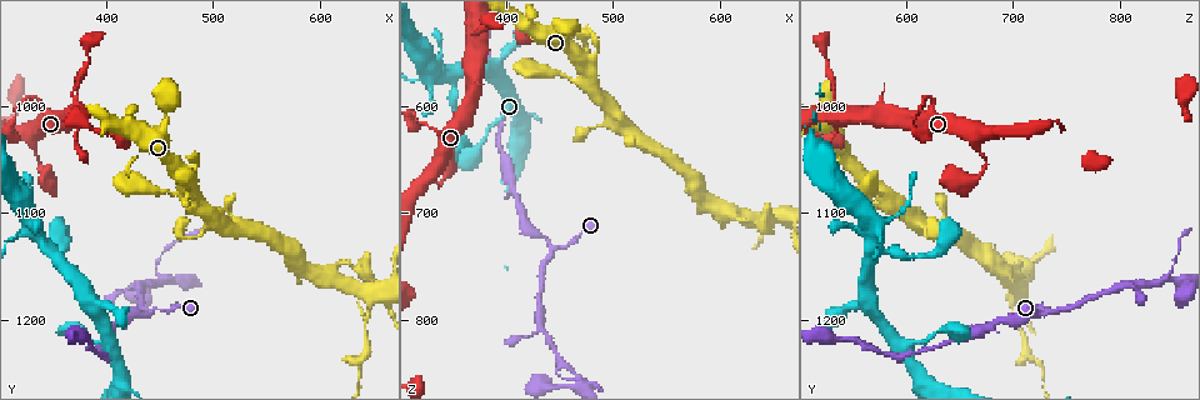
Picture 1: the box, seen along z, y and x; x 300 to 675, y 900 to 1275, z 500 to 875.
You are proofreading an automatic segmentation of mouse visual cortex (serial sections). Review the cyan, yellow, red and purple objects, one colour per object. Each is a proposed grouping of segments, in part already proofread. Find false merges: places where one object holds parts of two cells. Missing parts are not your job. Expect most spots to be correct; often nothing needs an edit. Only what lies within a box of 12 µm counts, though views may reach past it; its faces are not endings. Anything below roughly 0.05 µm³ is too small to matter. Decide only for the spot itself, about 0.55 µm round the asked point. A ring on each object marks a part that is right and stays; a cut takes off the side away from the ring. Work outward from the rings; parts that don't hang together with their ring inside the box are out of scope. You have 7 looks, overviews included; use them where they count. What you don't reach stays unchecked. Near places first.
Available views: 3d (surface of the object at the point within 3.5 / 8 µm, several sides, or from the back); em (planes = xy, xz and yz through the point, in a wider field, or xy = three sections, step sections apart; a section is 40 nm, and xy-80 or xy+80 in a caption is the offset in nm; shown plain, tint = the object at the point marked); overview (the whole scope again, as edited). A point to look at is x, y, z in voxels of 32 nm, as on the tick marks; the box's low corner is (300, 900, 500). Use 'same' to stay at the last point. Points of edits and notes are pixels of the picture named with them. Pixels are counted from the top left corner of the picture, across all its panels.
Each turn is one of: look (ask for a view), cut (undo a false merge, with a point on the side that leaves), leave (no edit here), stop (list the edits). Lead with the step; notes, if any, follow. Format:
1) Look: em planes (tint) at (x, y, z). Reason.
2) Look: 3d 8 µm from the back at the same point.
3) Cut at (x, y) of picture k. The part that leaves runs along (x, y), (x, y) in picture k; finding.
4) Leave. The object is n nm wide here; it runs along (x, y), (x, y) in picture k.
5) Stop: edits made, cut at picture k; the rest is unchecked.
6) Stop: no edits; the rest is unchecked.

Look: 3d 3.5 µm at (330, 990, 620). Sharp bend.

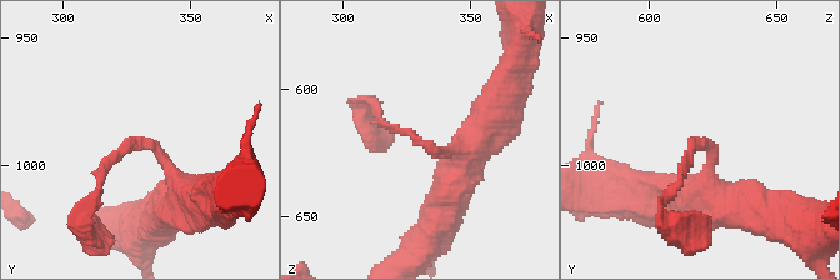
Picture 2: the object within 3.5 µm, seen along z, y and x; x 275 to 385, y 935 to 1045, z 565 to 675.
Leave. It runs along (471, 150), (440, 154), (390, 129), (375, 109) in picture 2; one cell here.

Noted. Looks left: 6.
Look: 3d 8 µm at (444, 1192, 732). Calibre changes.

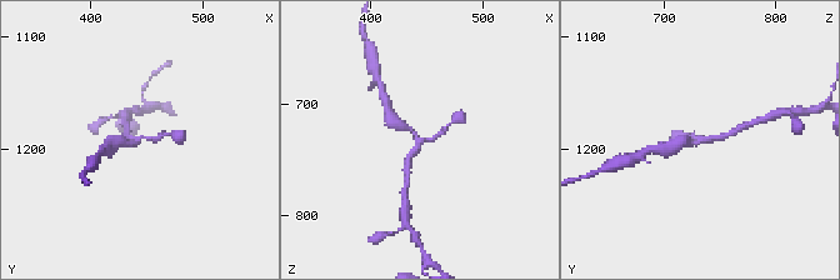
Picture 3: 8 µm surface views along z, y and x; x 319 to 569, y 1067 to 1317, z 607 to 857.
Look: 3d 3.5 µm from the back at (446, 1190, 732).

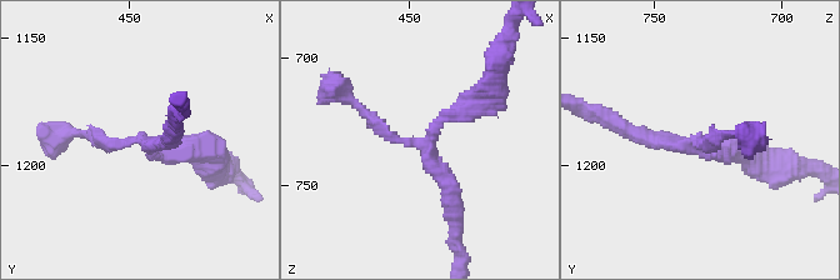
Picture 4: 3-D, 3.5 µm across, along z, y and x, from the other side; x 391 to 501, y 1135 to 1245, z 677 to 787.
Look: em xy step 5 (tint) at (445, 1191, 733). 3 arms meet here; the arms are 150, 200, 250 nm wide.

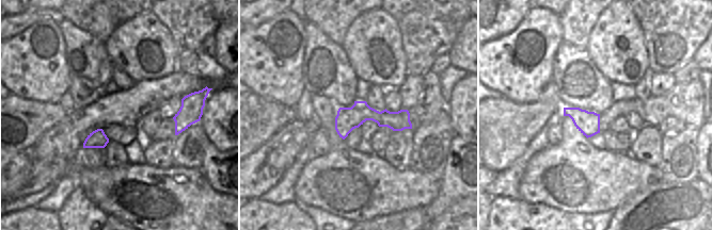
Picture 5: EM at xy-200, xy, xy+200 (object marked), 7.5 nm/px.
Leave. The object is 180 nm wide here; it runs along (74, 133), (204, 151) in picture 4; one cell here.

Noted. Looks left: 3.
Look: 3d 3.5 µm at (468, 1164, 854). Side arm on a straight run.

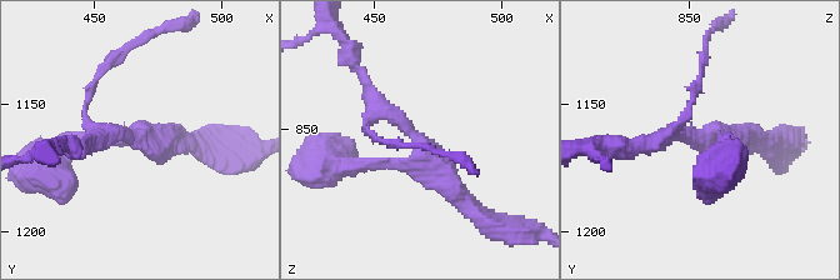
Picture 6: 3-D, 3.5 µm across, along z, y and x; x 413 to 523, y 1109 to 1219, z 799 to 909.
Look: em xy step 1 (tint) at (469, 1164, 855). 3 arms meet here; the arms are 150, 200, 250 nm wide; need the tissue.

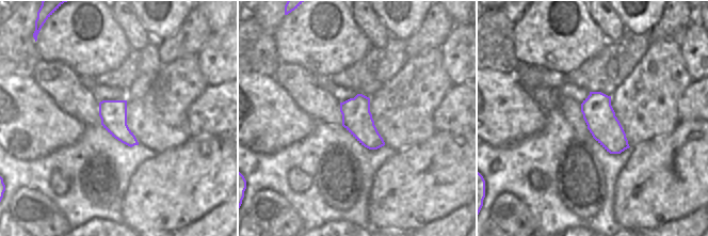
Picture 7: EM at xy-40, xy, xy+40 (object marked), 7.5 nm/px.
Leave. The object is 220 nm wide here; it runs along (368, 83), (421, 154), (353, 166) in picture 6; one cell here.

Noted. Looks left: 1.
Stop: no edits; the rest is unchecked.

